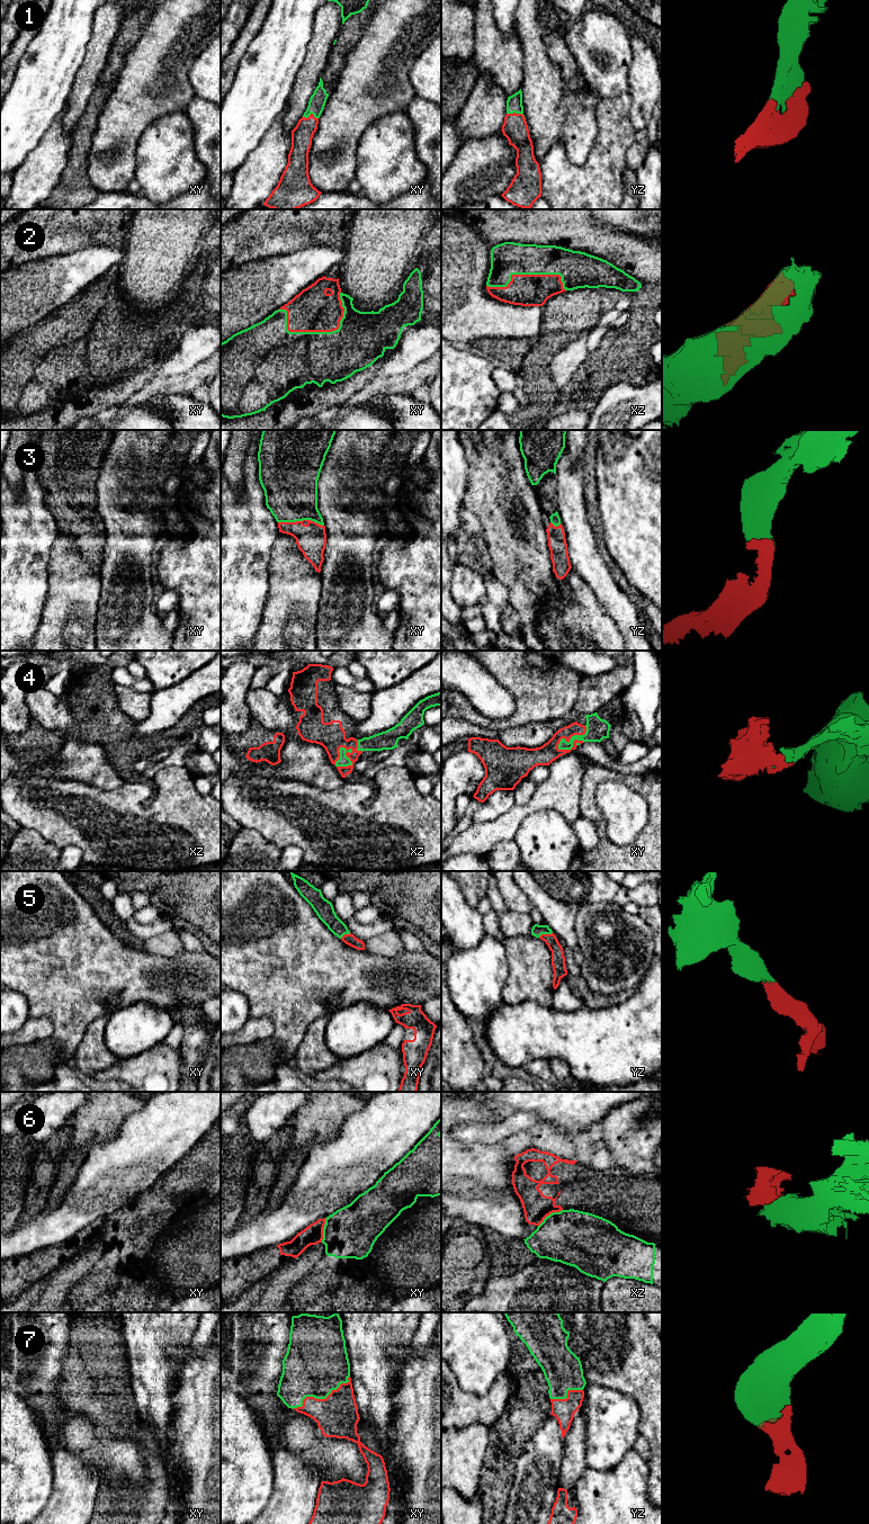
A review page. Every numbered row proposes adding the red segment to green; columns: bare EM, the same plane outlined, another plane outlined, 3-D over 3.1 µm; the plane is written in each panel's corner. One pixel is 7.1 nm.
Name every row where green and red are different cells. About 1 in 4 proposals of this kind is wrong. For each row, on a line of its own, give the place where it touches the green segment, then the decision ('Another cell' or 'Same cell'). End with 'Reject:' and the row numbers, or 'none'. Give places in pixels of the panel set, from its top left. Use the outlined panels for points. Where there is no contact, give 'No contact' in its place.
1: Touches green at yz (517, 113). Same cell
2: Touches green at xy (308, 332). Same cell
3: Touches green at xy (301, 520). Same cell
4: Touches green at xy (571, 737). Same cell
5: Touches green at yz (545, 933). Same cell
6: Touches green at xz (551, 1213). Another cell
7: Touches green at xy (320, 1398). Same cell
Reject: 6

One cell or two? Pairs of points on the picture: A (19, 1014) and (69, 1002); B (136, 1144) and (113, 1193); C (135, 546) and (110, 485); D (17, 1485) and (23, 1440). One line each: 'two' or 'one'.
A: two
B: one
C: one
D: one

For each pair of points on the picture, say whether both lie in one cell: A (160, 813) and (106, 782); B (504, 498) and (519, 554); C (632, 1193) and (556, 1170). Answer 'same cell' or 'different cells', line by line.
A: different cells
B: same cell
C: same cell

